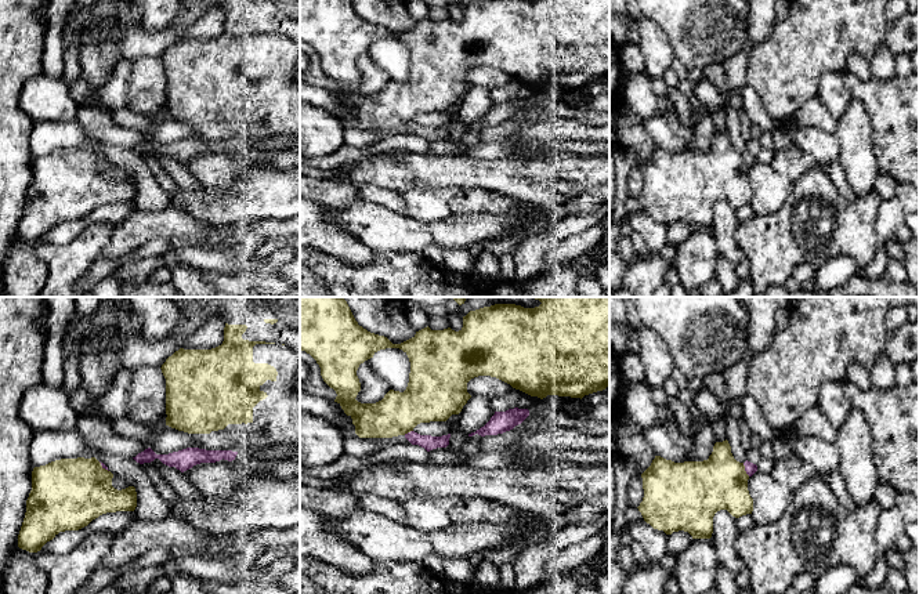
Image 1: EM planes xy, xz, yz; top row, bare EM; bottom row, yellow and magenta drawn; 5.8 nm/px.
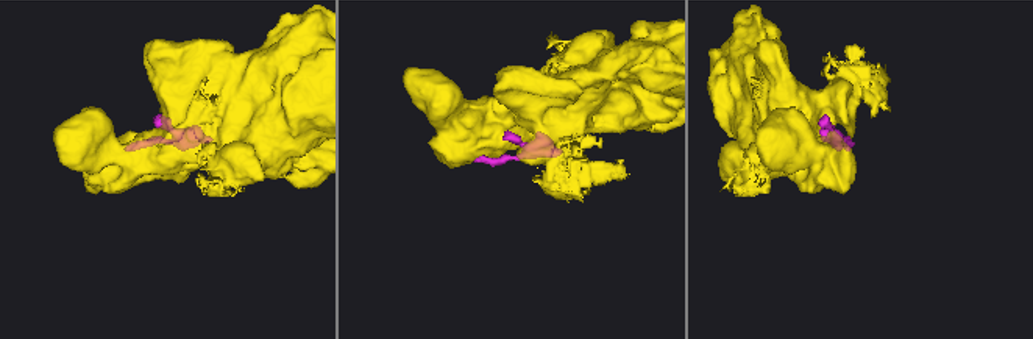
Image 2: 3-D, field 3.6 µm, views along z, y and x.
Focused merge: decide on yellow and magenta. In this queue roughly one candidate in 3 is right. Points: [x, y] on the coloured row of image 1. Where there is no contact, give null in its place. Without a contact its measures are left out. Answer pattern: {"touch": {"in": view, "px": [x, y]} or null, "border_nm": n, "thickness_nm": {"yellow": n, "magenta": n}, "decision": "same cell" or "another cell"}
{"touch": {"in": "yz", "px": [744, 470]}, "border_nm": 90, "thickness_nm": {"yellow": 320, "magenta": 70}, "decision": "same cell"}

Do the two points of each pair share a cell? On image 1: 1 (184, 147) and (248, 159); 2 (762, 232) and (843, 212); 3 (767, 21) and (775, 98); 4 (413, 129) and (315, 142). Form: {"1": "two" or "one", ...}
{"1": "one", "2": "one", "3": "two", "4": "two"}

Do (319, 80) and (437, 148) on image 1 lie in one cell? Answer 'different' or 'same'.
different

